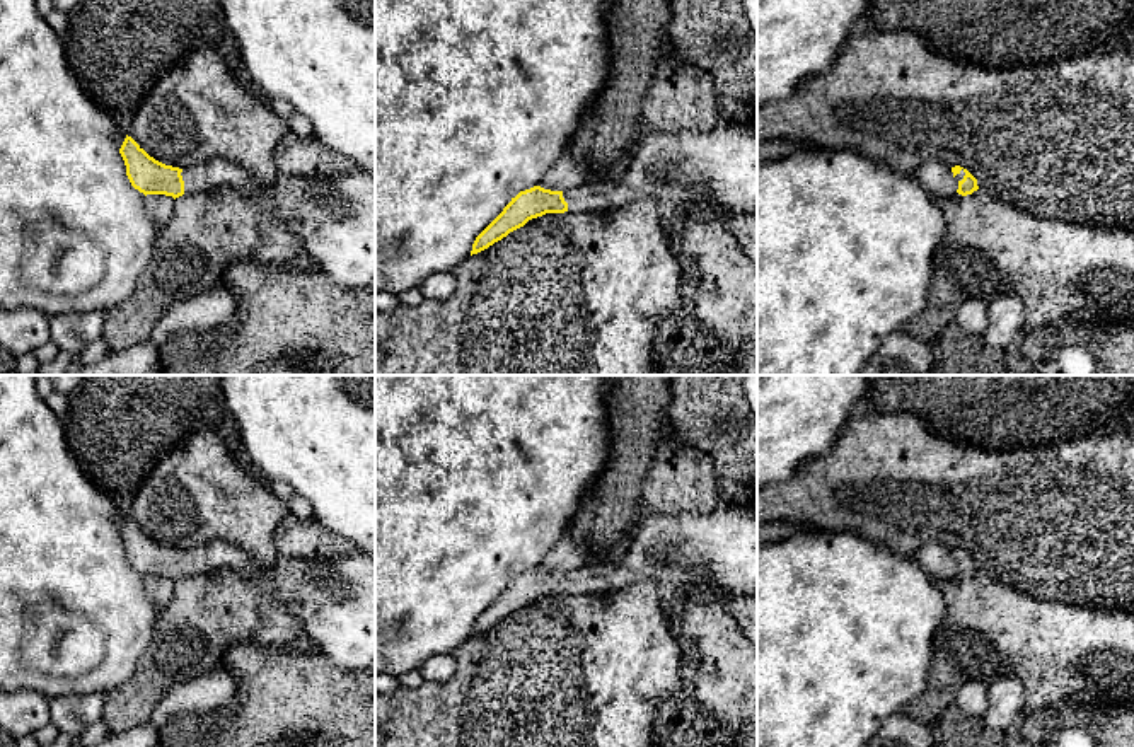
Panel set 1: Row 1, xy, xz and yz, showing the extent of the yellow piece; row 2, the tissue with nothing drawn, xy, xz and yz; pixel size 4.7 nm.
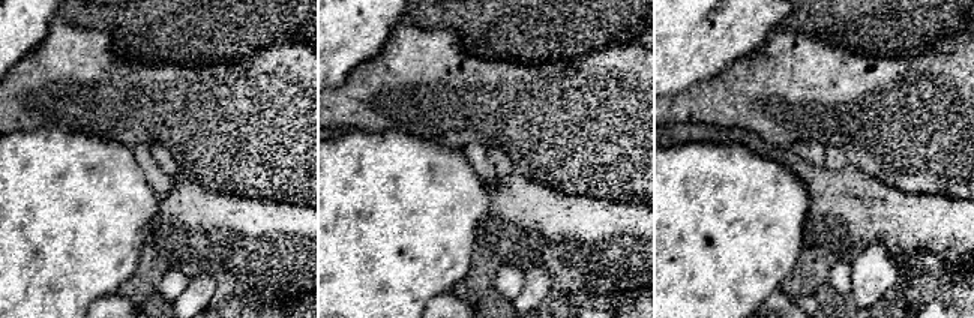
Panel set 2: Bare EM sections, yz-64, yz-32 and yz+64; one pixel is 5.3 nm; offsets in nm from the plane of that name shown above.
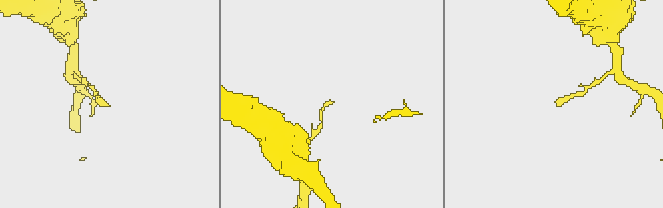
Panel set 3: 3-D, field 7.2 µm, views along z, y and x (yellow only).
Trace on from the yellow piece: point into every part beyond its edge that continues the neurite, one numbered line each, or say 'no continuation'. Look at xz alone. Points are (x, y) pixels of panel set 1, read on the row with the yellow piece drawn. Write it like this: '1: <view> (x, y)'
1: xz (718, 167)

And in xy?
1: xy (335, 217)

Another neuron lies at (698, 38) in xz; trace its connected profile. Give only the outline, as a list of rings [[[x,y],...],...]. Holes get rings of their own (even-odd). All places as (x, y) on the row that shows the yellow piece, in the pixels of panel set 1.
[[[672,0],[670,43],[680,61],[711,77],[728,124],[757,128],[757,34],[745,19],[743,0]]]

